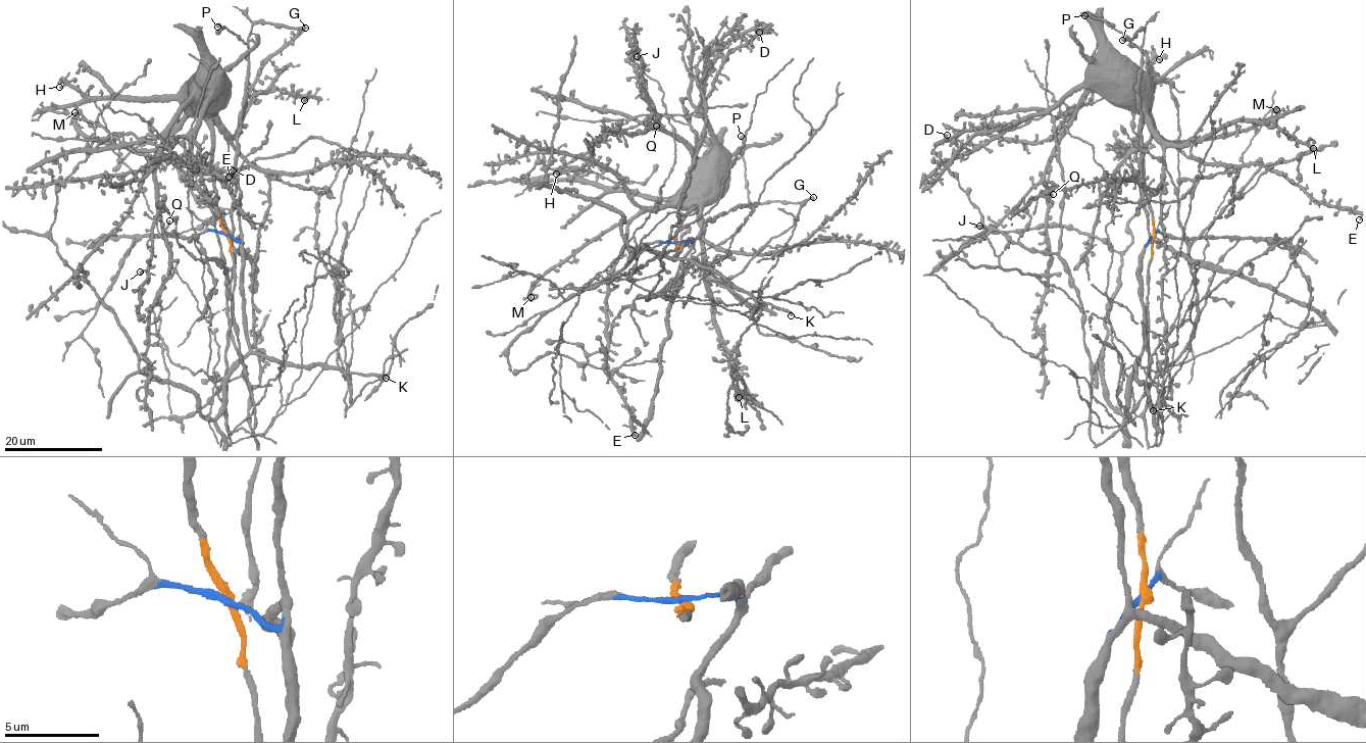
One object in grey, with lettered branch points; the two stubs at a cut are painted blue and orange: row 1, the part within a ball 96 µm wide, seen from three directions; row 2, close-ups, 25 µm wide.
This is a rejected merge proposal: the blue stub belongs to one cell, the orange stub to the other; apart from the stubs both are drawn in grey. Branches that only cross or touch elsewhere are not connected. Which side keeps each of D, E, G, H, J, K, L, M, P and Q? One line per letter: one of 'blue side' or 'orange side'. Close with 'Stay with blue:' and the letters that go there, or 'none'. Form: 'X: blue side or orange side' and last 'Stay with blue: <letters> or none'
D: orange side
E: orange side
G: blue side
H: orange side
J: orange side
K: blue side
L: orange side
M: orange side
P: blue side
Q: orange side
Stay with blue: G, K, P

